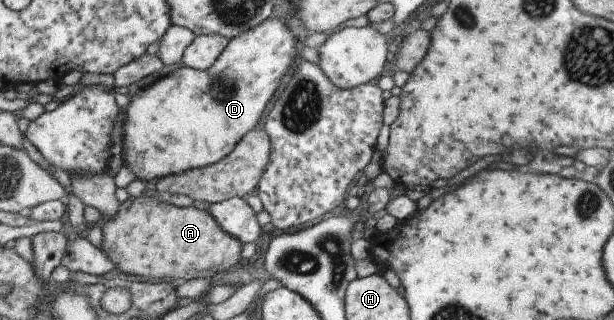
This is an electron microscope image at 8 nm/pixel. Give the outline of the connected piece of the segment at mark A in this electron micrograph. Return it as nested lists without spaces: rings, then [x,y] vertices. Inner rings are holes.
[[[138,196],[128,197],[118,205],[114,216],[106,219],[101,227],[99,249],[108,257],[113,266],[124,274],[160,280],[160,278],[178,278],[190,280],[211,278],[221,275],[240,257],[242,245],[235,238],[227,235],[208,211],[198,210],[192,205],[187,208],[176,208],[167,202],[165,197]]]

